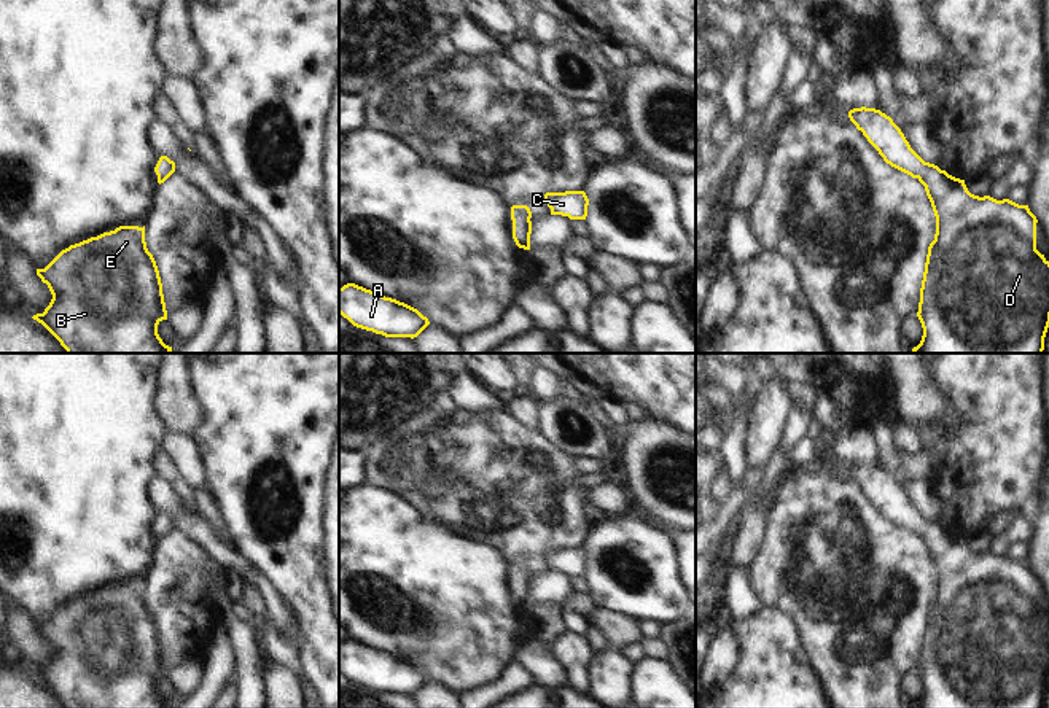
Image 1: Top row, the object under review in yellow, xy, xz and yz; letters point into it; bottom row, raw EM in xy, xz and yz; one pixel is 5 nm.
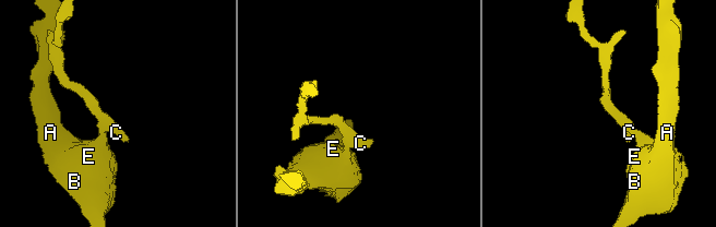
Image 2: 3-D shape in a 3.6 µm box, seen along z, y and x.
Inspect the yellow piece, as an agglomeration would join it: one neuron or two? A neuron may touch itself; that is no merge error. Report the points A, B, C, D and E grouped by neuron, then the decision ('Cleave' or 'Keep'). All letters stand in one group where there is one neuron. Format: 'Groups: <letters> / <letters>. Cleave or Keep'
Groups: A B C D E. Keep.

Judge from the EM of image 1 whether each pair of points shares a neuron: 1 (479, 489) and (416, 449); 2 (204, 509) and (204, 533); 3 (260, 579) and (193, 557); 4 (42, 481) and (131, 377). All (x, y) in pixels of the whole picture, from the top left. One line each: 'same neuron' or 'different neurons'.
1: same neuron
2: different neurons
3: different neurons
4: same neuron

